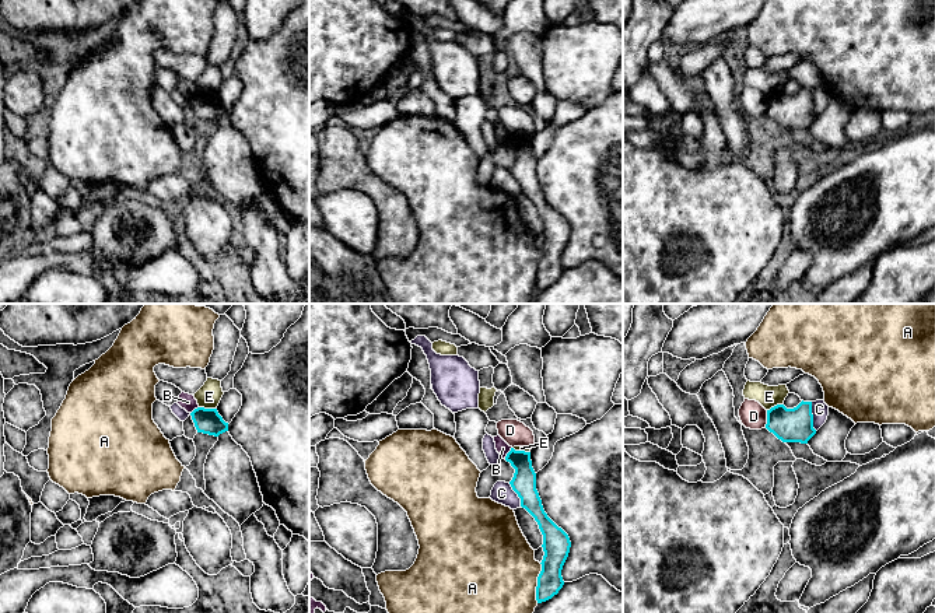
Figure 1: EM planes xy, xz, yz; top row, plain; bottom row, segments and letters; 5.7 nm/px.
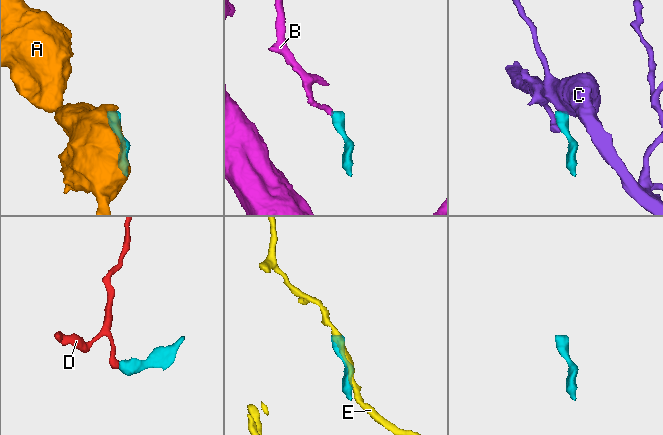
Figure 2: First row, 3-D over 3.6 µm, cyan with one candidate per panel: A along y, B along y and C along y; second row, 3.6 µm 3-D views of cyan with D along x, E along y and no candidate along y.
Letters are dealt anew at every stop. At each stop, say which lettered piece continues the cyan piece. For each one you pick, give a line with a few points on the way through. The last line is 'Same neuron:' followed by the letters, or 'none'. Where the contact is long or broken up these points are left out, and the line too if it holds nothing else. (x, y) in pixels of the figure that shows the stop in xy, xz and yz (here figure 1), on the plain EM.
Same neuron: none

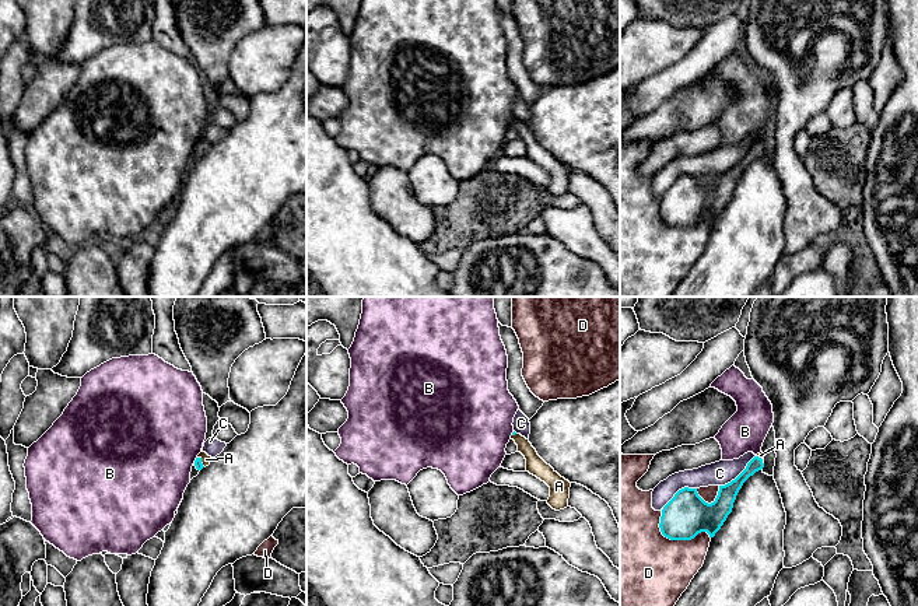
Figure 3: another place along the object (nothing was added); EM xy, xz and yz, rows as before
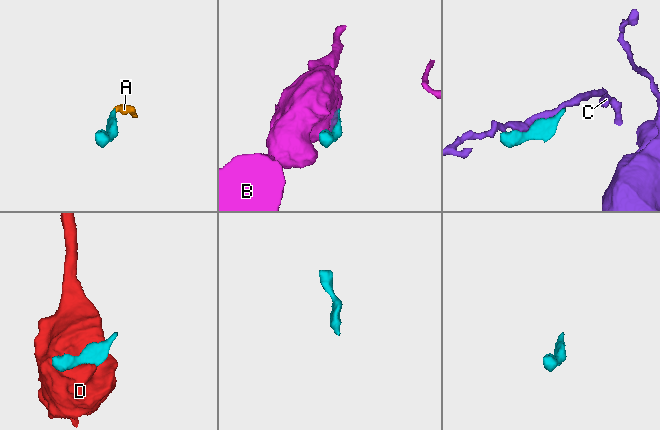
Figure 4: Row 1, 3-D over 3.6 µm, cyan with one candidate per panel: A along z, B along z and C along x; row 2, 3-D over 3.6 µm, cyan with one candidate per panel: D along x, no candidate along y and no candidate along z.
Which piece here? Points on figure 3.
A: across xy (198, 149), (200, 149), (206, 146)
Same neuron: A

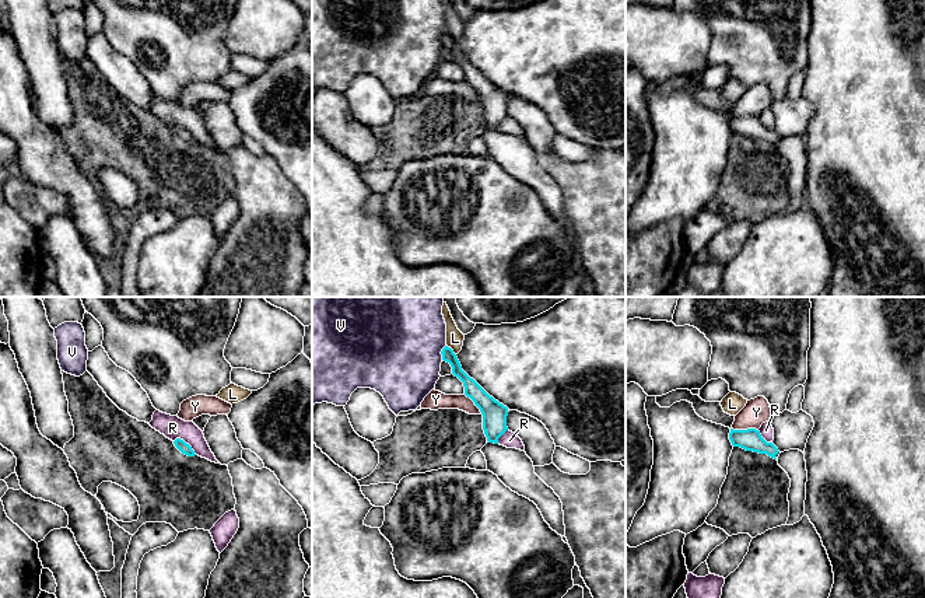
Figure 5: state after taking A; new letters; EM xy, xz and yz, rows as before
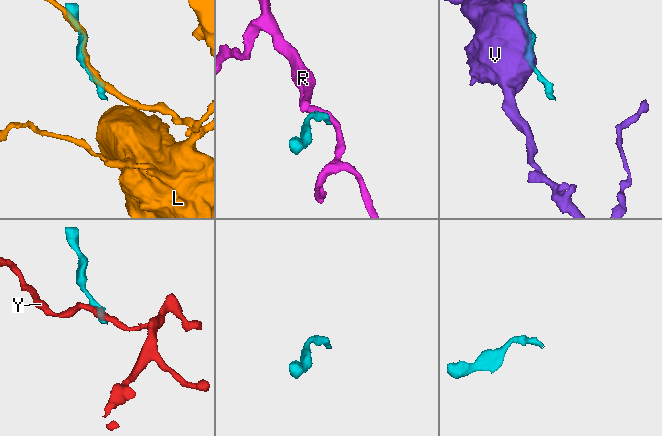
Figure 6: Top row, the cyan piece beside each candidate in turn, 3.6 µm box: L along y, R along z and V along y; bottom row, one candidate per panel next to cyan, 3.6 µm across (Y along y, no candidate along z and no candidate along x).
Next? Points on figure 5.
Same neuron: none

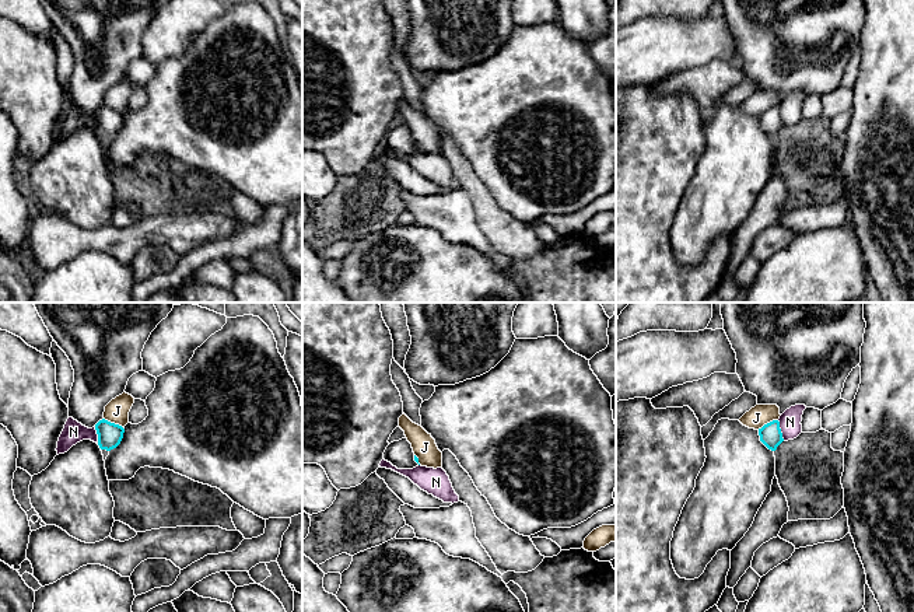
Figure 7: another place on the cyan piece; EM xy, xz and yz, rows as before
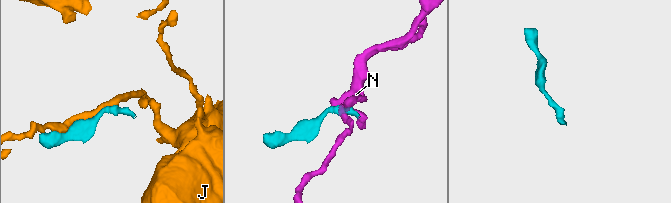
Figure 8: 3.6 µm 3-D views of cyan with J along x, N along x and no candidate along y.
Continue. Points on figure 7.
Same neuron: none

